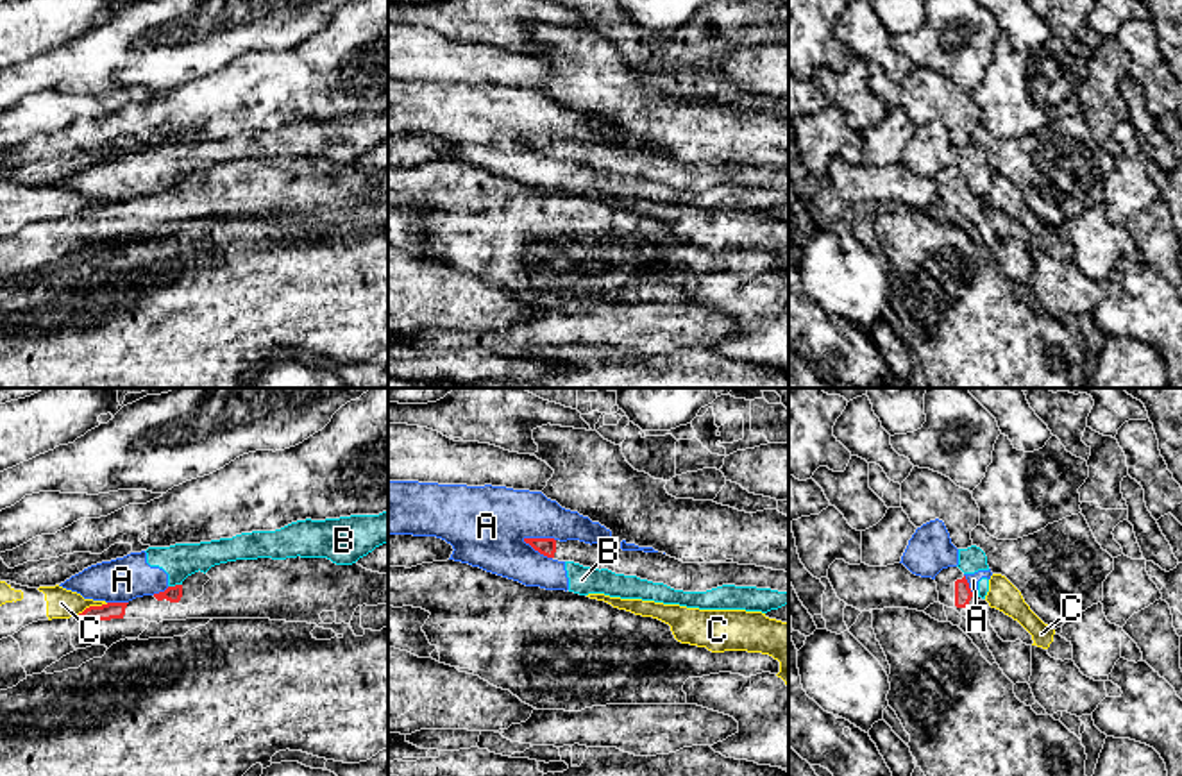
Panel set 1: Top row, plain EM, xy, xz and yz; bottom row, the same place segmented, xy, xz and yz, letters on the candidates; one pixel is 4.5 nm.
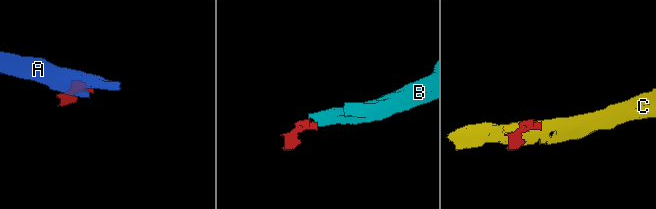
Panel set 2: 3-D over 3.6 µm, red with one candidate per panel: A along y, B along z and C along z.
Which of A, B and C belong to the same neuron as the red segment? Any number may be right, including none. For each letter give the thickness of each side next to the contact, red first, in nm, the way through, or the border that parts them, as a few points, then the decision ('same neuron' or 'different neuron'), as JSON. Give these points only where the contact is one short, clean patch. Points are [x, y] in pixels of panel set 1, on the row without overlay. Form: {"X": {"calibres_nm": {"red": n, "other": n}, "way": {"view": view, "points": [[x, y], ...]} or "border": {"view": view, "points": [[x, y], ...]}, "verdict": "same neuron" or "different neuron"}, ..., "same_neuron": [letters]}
{"A": {"calibres_nm": {"red": 80, "other": 360}, "border": {"view": "xz", "points": [[523, 138], [551, 158]]}, "verdict": "different neuron"}, "B": {"calibres_nm": {"red": 70, "other": 160}, "border": {"view": "xy", "points": [[181, 183], [168, 186]]}, "verdict": "different neuron"}, "C": {"calibres_nm": {"red": 80, "other": 140}, "border": {"view": "xy", "points": [[108, 202], [86, 206], [77, 213]]}, "verdict": "different neuron"}, "same_neuron": []}

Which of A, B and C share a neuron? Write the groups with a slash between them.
A B / C

